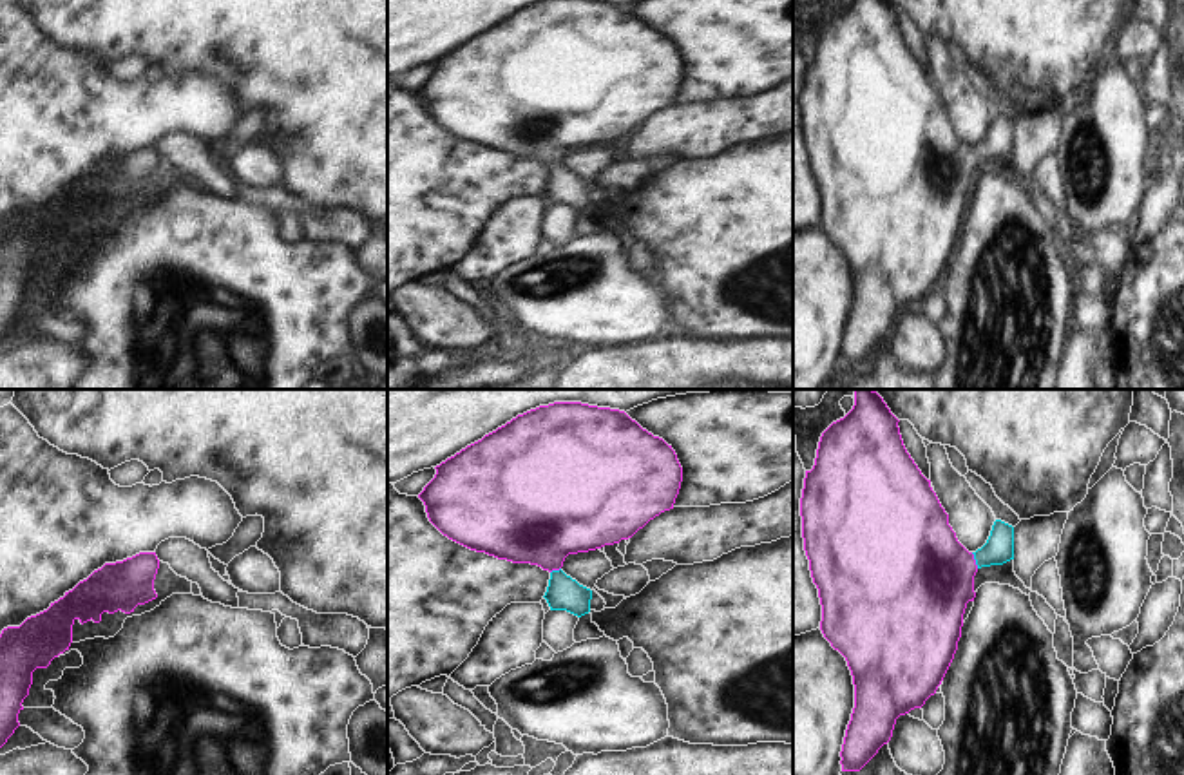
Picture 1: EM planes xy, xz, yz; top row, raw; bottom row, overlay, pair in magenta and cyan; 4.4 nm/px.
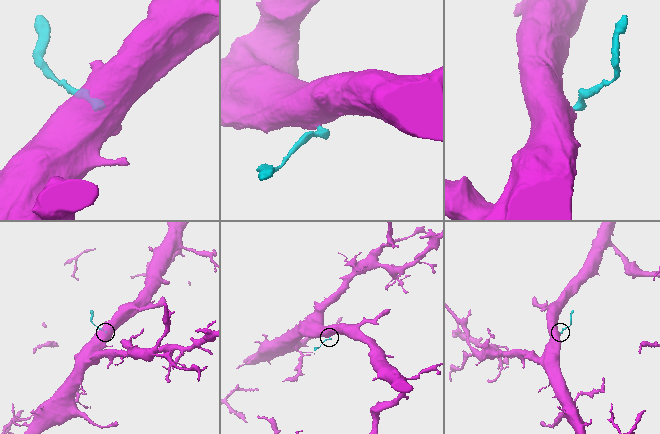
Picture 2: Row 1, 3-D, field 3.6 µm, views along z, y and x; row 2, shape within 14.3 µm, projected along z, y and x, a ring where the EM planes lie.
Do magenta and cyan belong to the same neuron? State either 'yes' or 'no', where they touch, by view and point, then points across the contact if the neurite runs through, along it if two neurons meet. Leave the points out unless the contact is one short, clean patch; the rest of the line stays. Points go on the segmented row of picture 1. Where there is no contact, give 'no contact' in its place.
yes; contact yz (974, 560); way yz (922, 578), (974, 560), (998, 549)

